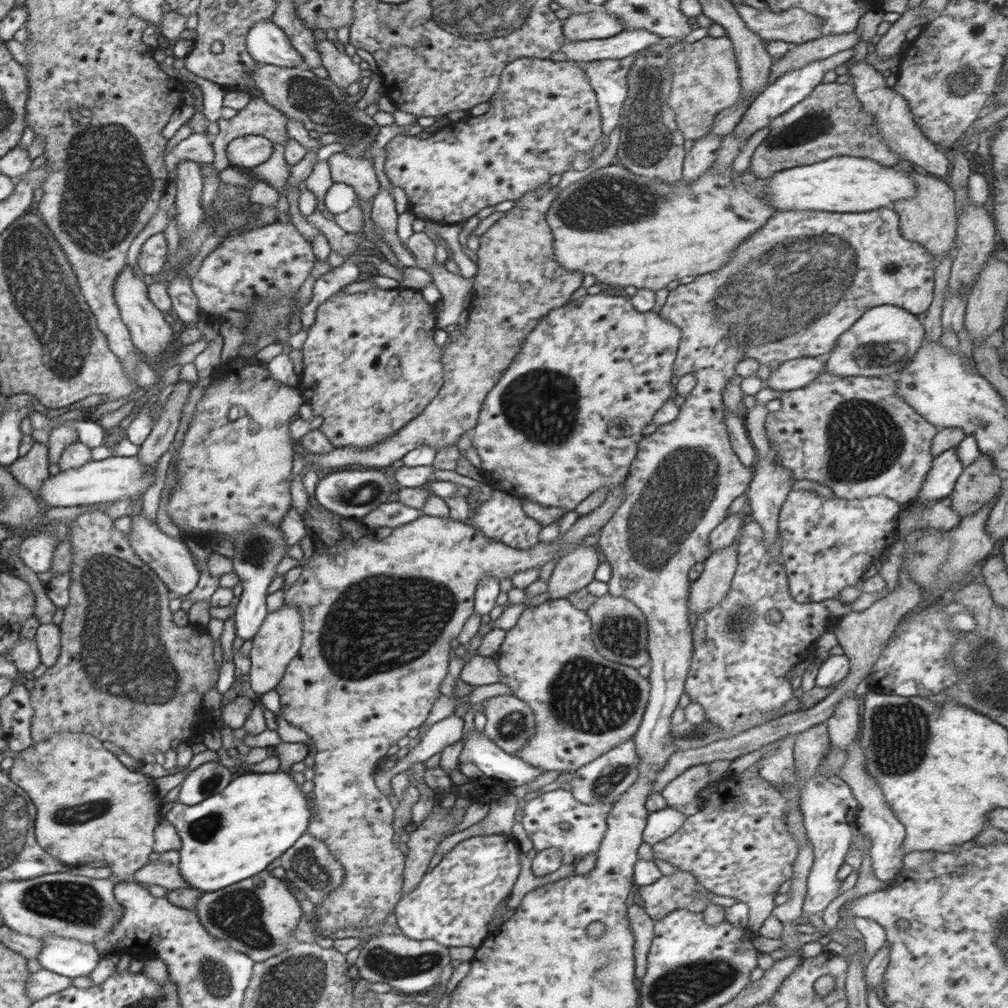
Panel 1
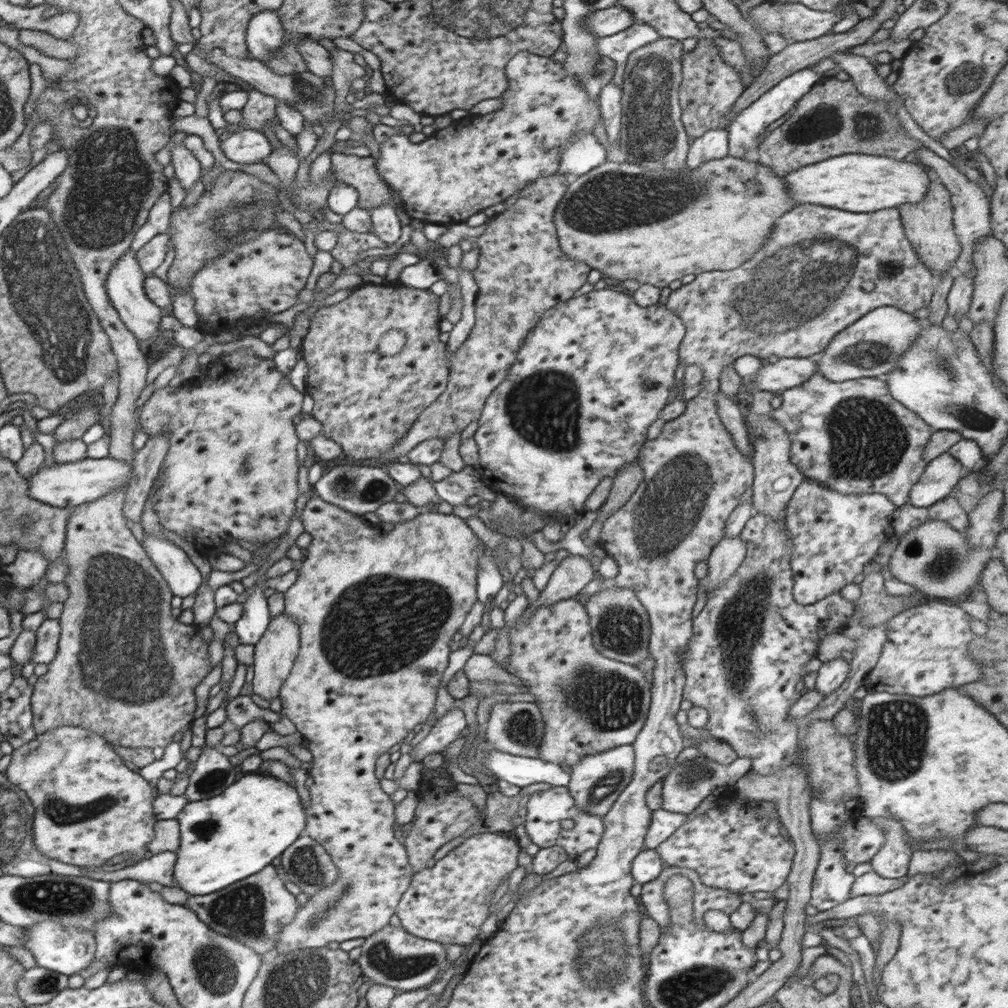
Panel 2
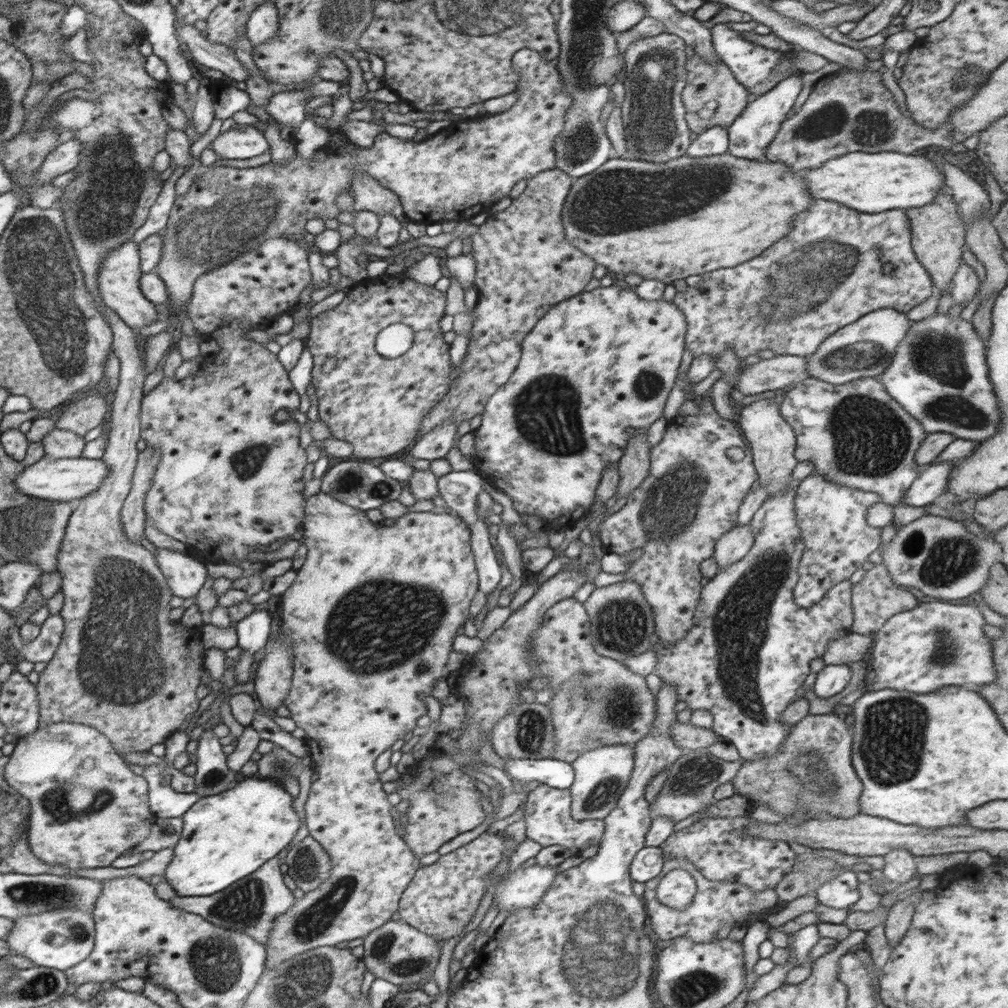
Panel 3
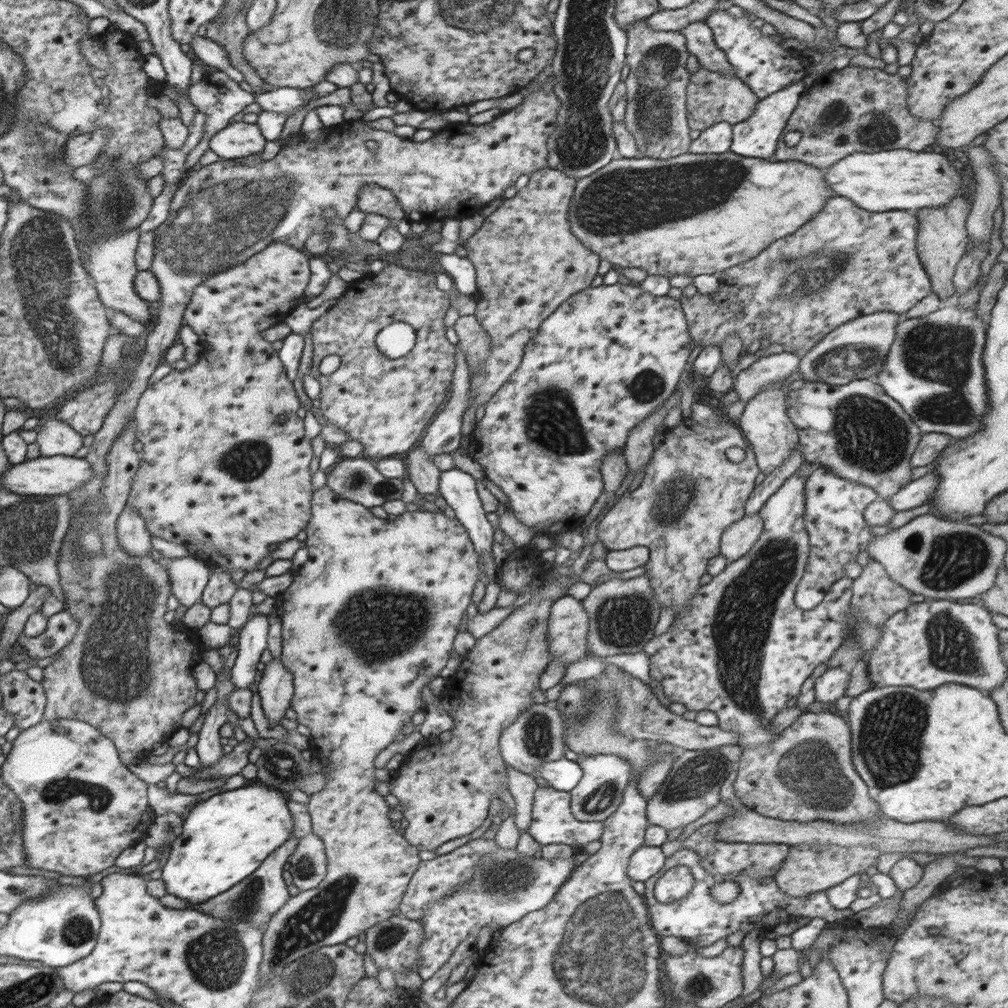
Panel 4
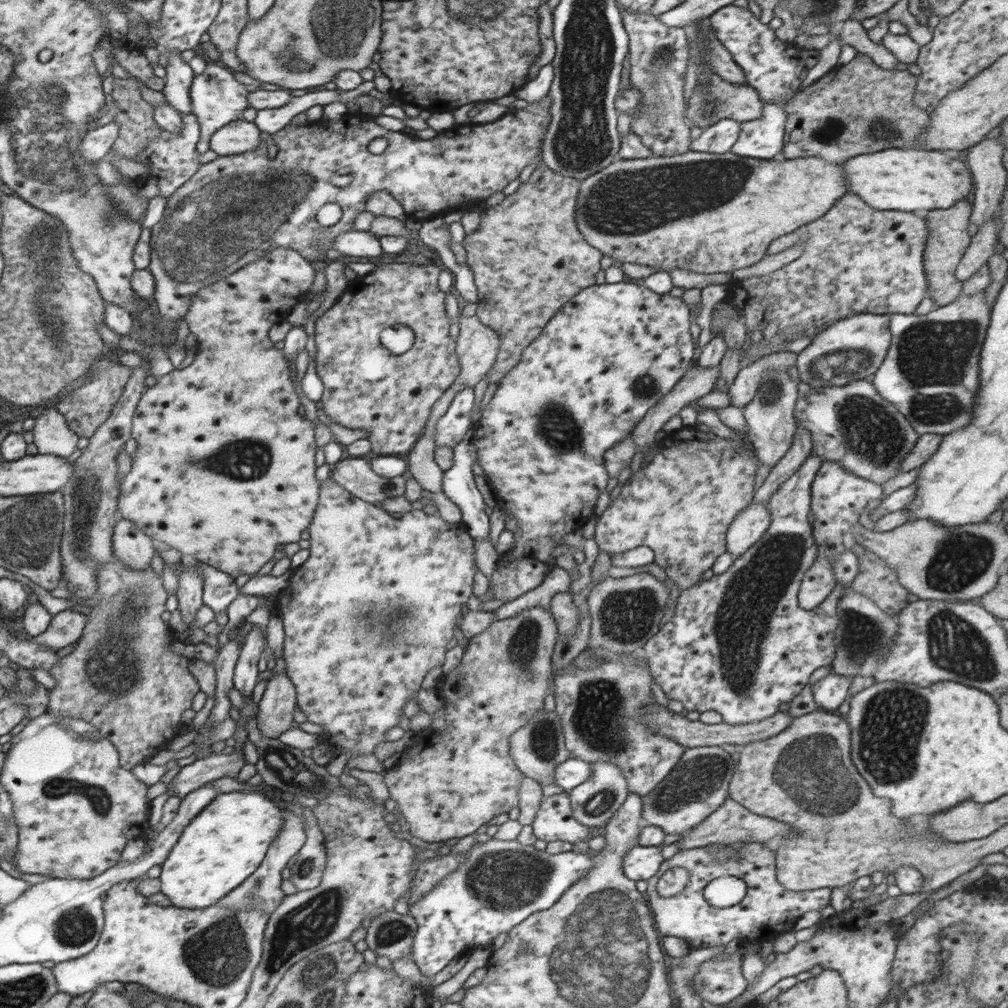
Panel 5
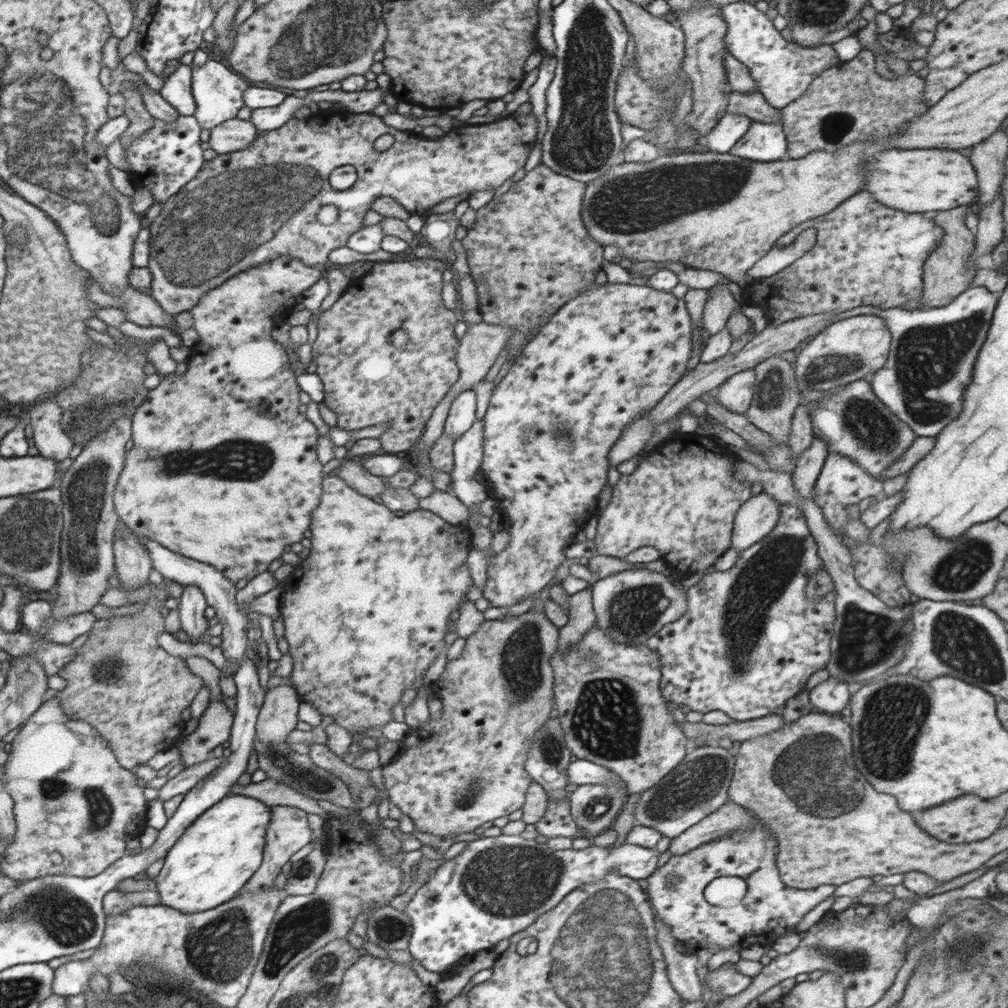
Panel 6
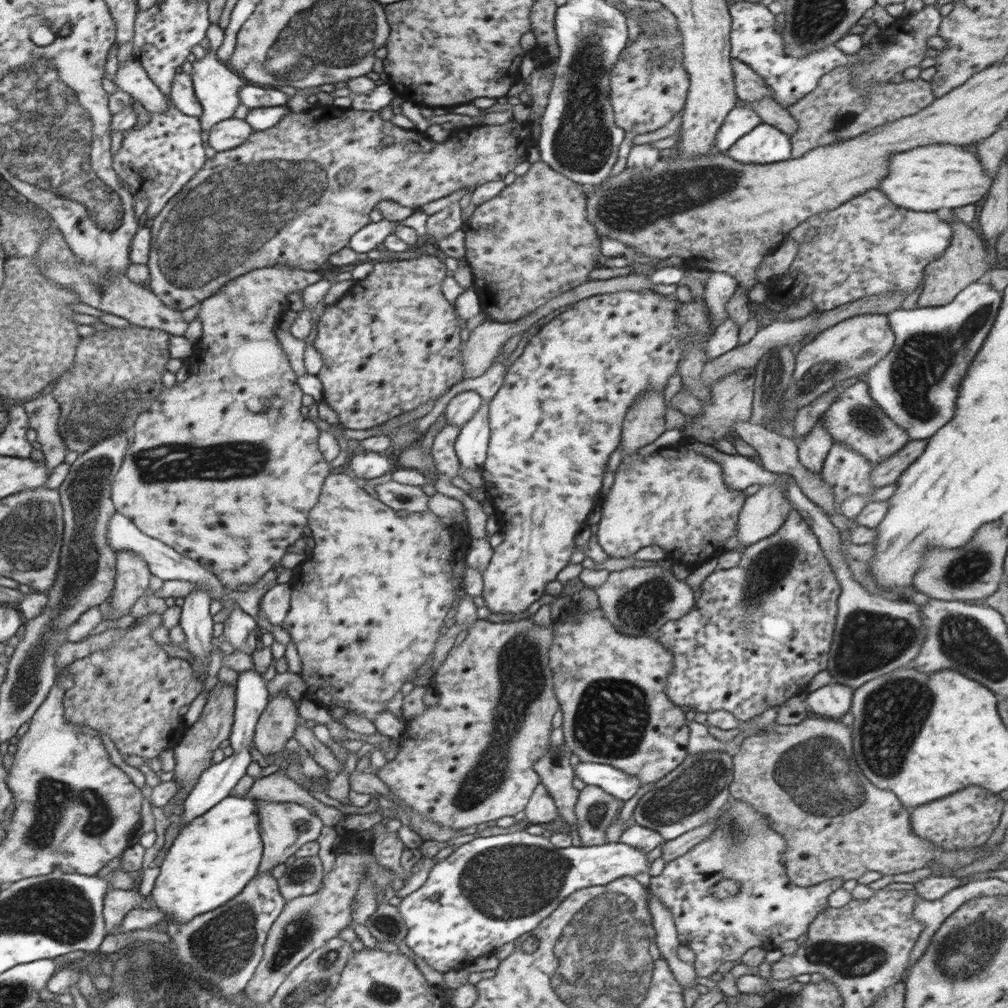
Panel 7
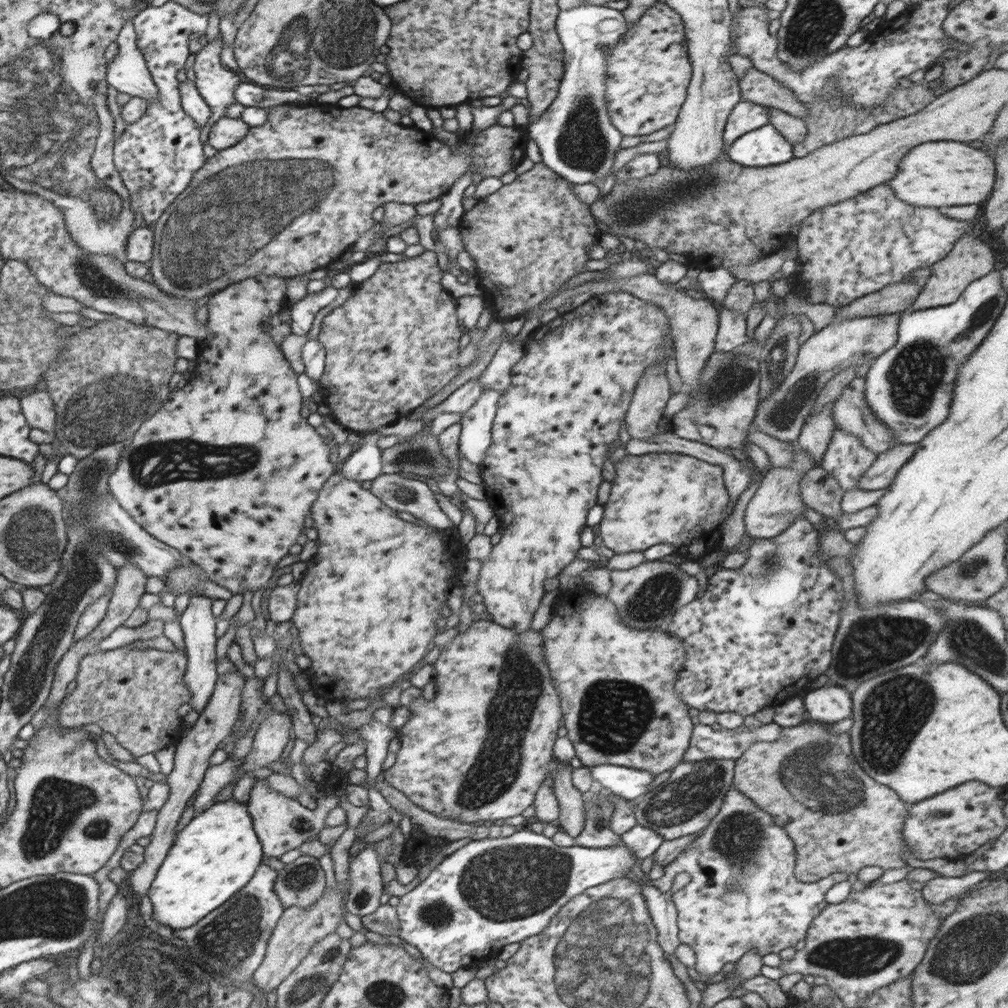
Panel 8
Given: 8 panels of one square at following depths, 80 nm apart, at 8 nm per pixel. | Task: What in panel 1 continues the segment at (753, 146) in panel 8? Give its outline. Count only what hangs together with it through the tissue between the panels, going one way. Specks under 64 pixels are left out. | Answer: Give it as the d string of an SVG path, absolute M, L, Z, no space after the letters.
M853 48L848 49L828 58L811 62L809 65L798 67L794 70L789 70L781 77L778 77L771 85L766 86L745 112L741 121L735 126L735 129L730 135L736 135L741 141L746 142L748 138L757 130L769 126L770 122L777 116L788 112L794 105L802 102L819 84L824 80L824 74L830 72L840 65L844 65L854 54Z

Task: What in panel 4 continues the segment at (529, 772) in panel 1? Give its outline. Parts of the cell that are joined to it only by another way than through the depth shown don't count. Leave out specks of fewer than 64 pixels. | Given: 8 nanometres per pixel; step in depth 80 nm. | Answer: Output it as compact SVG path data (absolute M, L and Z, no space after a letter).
M566 757L552 762L543 762L537 768L537 774L548 782L549 786L562 792L571 792L582 778L582 769L577 761Z

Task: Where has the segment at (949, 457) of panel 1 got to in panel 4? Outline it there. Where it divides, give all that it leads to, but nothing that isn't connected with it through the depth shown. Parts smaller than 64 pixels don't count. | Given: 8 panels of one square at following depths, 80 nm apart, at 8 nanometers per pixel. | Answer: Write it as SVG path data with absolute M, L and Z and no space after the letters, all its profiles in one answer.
M927 473L915 481L910 481L902 487L893 497L888 499L890 506L895 511L912 510L917 506L922 506L931 500L939 483L939 476L936 473Z

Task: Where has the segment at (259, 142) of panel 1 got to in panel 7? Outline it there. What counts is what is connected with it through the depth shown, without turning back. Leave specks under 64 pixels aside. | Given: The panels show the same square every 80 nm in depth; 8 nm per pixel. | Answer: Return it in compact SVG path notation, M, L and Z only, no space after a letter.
M228 118L210 129L208 145L217 152L230 150L246 142L253 131L244 119Z

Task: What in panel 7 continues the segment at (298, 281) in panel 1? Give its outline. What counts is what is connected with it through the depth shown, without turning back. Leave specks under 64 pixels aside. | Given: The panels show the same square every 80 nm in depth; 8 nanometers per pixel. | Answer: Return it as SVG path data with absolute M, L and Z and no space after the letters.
M270 266L243 274L241 277L227 282L212 296L200 303L198 320L202 324L202 336L198 344L202 344L202 356L196 356L187 364L188 377L184 382L165 387L151 402L150 408L136 419L131 435L134 441L128 446L120 470L116 473L112 486L113 505L117 512L129 518L144 534L171 546L176 552L188 556L205 566L218 580L230 590L237 590L241 584L253 585L264 574L273 570L286 554L288 546L292 546L300 537L304 537L304 527L309 523L310 509L319 501L321 488L331 467L318 449L319 429L309 418L302 415L302 396L298 377L292 367L288 355L275 336L276 322L288 309L288 294L300 292L306 286L316 284L322 278L320 271L307 271L286 266Z

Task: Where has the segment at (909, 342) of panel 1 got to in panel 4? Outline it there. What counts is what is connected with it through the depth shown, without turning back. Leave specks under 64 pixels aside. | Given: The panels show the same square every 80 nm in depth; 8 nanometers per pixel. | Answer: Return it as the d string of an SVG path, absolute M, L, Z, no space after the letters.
M878 311L842 324L832 333L824 335L814 348L800 356L798 377L805 381L822 381L838 386L878 374L894 339L897 338L896 327L902 318L903 316L890 311Z

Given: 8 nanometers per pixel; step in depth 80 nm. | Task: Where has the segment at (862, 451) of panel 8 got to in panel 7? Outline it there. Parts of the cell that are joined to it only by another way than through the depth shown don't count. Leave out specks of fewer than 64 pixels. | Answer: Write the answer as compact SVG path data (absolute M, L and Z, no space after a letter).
M834 442L822 466L820 476L826 484L830 485L834 493L835 508L837 508L838 511L841 510L841 502L844 502L849 496L854 494L871 495L874 493L877 488L870 480L872 469L872 464L868 462L868 459L862 457L859 452L848 448L845 444Z

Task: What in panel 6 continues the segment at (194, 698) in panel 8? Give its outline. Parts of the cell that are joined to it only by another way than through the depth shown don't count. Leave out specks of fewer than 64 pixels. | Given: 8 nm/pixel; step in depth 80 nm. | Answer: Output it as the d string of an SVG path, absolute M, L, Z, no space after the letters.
M183 585L179 601L177 608L182 630L187 632L193 643L206 642L199 639L204 632L208 632L208 619L204 617L207 604L202 589L196 585Z

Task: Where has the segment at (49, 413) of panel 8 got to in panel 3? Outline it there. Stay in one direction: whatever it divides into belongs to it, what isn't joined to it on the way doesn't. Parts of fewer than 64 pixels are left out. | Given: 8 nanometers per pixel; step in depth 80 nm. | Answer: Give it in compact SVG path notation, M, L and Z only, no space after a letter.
M54 427L41 440L45 454L51 460L62 458L79 458L84 450L84 437L78 436L69 430Z

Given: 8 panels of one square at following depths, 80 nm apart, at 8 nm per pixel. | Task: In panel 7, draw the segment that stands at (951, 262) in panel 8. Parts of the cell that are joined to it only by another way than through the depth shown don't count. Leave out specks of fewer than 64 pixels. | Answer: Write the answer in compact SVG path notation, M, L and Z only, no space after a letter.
M953 215L945 222L952 227L953 235L950 239L950 246L938 260L929 262L925 266L924 288L917 300L917 307L944 306L946 303L952 302L959 292L970 286L970 283L976 282L990 269L990 263L984 261L989 251L977 231L971 229L967 224L955 221Z

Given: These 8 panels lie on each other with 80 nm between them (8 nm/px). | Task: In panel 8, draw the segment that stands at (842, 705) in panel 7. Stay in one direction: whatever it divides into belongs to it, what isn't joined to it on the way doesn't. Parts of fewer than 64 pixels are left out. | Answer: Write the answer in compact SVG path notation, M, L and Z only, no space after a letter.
M833 684L806 694L803 704L814 722L828 726L850 717L853 708L851 694Z

